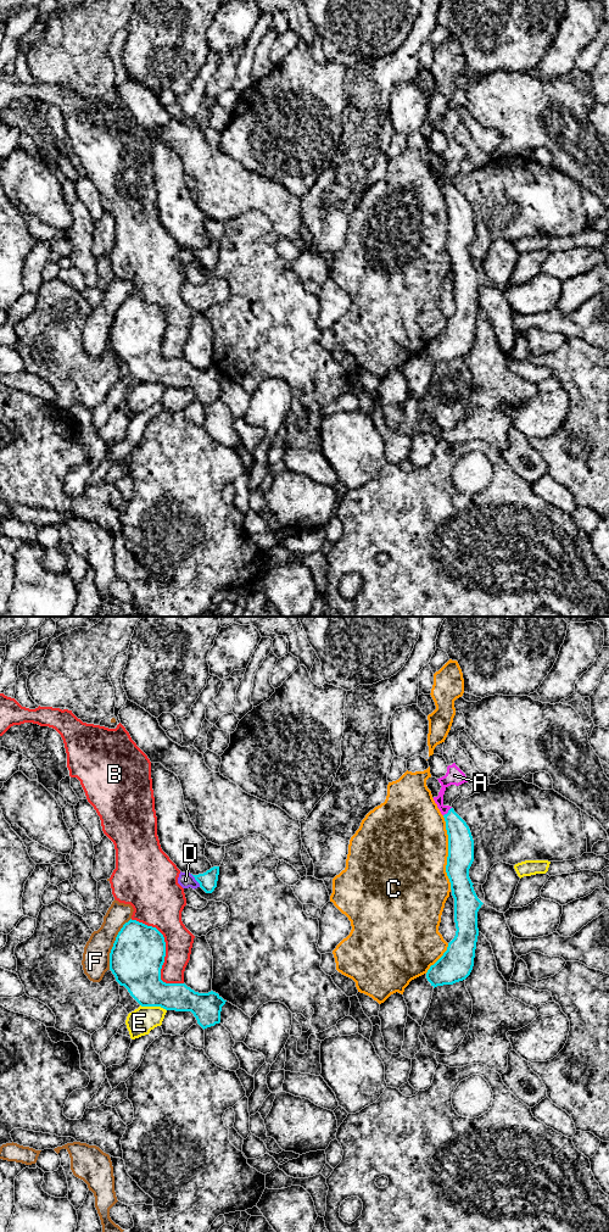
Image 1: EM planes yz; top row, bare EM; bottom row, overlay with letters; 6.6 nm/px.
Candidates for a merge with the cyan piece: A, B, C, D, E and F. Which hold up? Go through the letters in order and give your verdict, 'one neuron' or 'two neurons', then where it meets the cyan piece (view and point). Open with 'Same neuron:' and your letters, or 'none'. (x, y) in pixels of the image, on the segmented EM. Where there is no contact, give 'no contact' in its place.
Same neuron: A
A: one neuron | yz (448, 812)
B: two neurons | yz (165, 952)
C: two neurons | yz (448, 852)
D: two neurons | yz (195, 879)
E: two neurons | yz (154, 1005)
F: two neurons | yz (113, 943)

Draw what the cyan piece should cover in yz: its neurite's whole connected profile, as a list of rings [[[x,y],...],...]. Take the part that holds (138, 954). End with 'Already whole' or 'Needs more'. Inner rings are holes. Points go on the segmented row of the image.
[[[130,919],[116,937],[110,953],[110,970],[141,1007],[191,1011],[203,1030],[219,1024],[227,1000],[213,991],[199,993],[185,983],[163,982],[164,957],[163,935],[156,927]]]. Already whole

